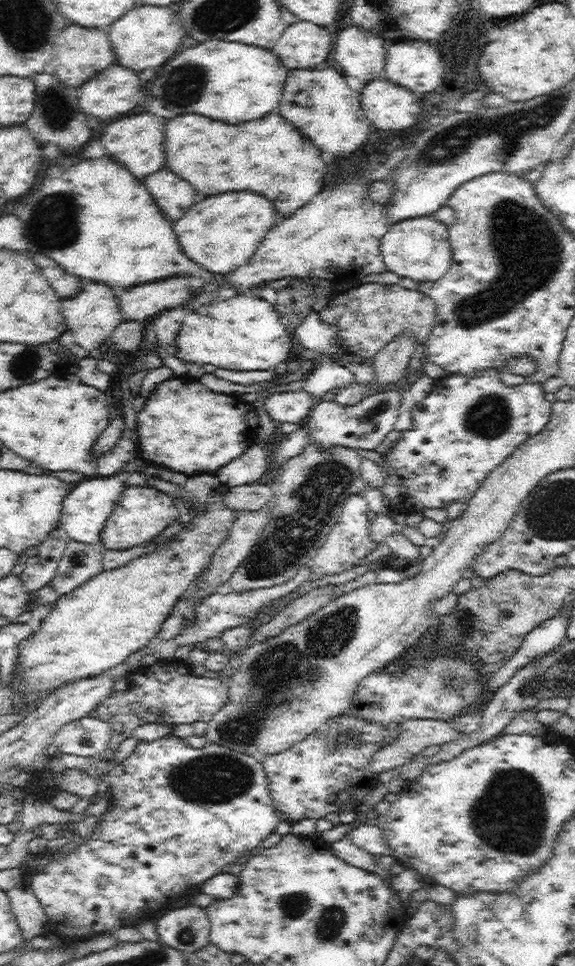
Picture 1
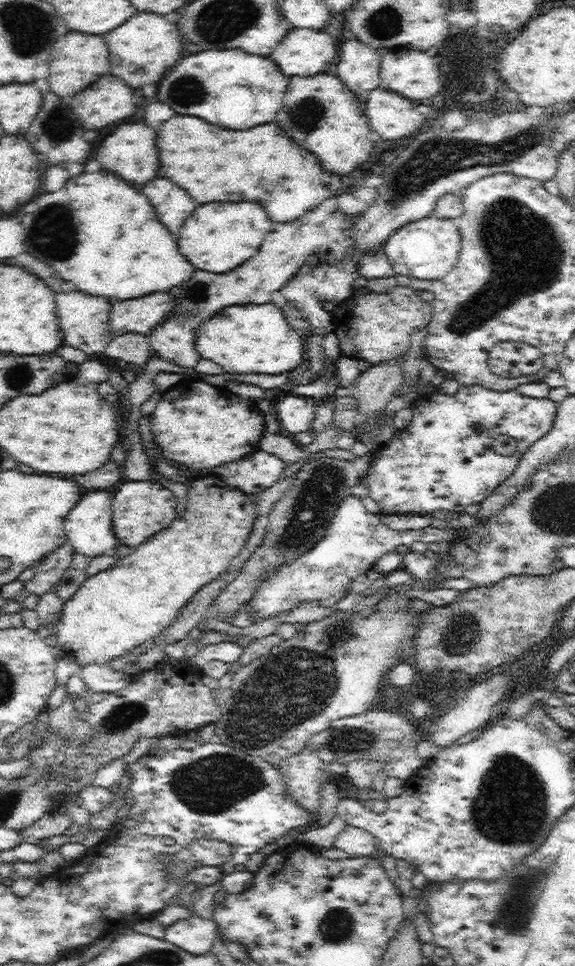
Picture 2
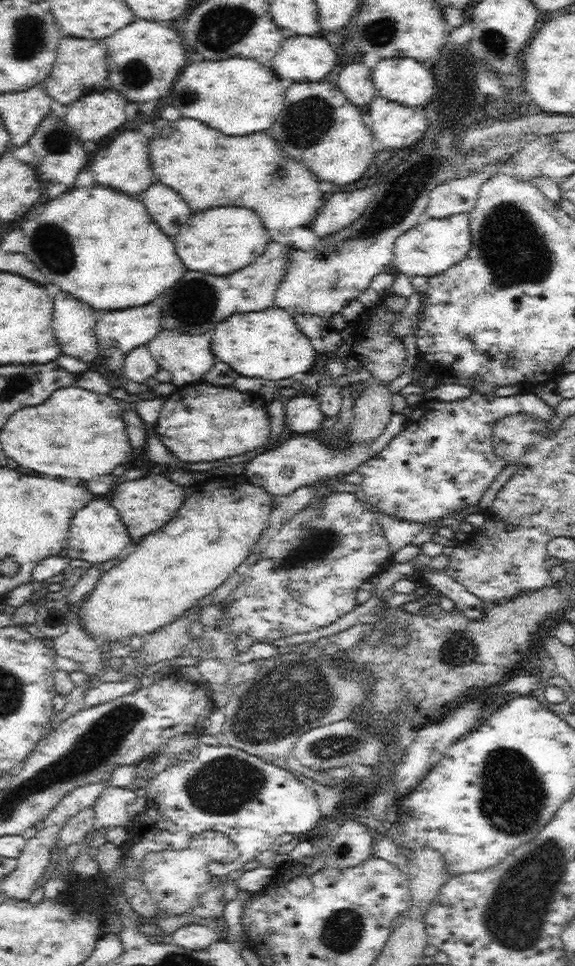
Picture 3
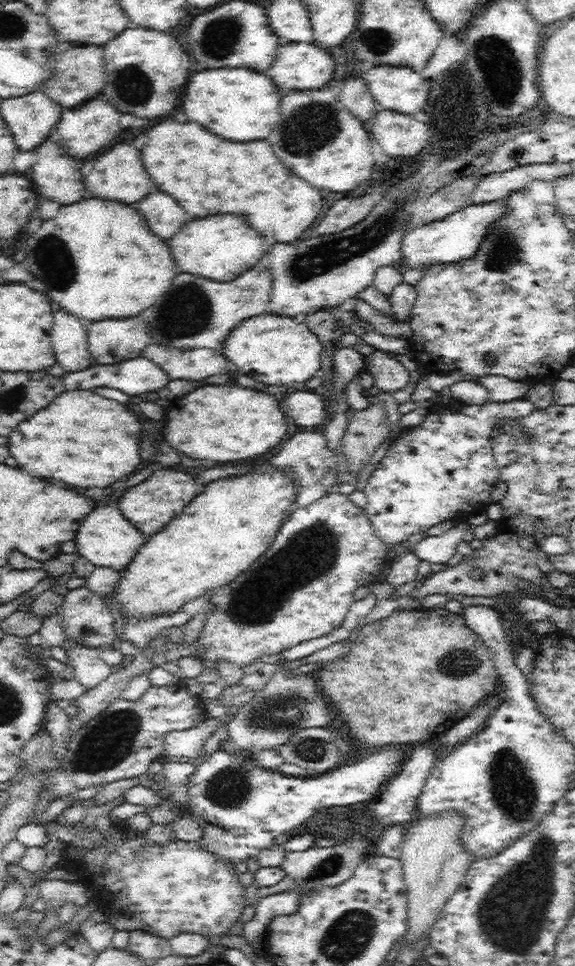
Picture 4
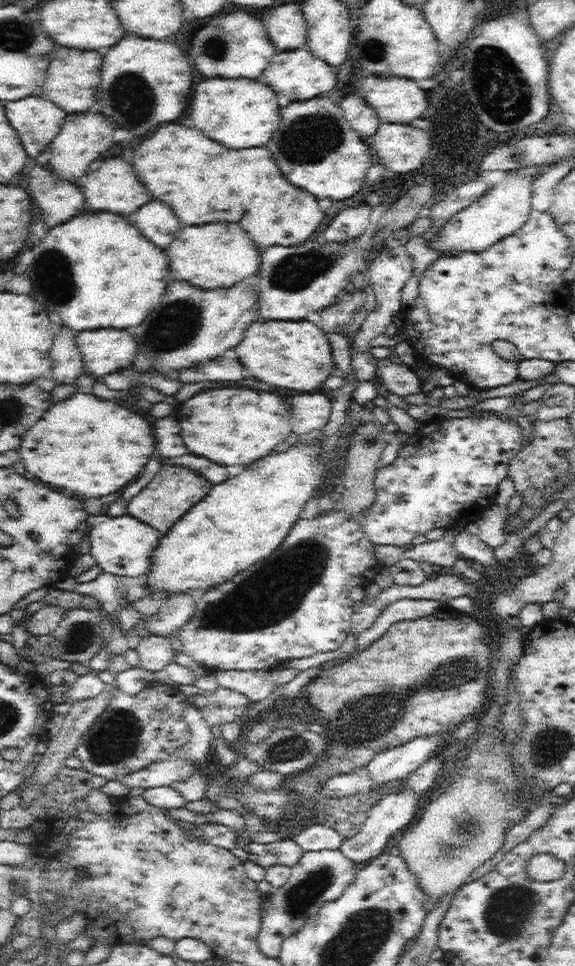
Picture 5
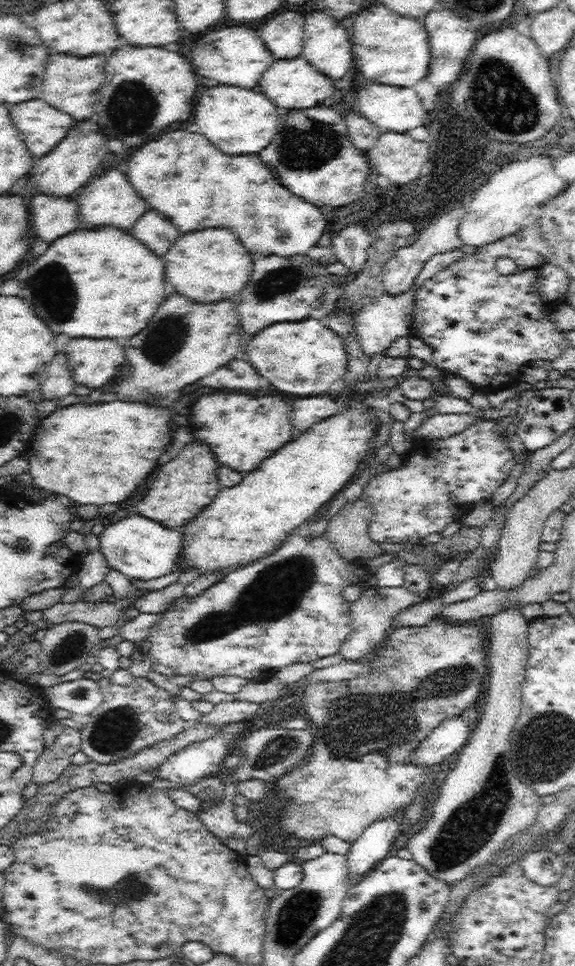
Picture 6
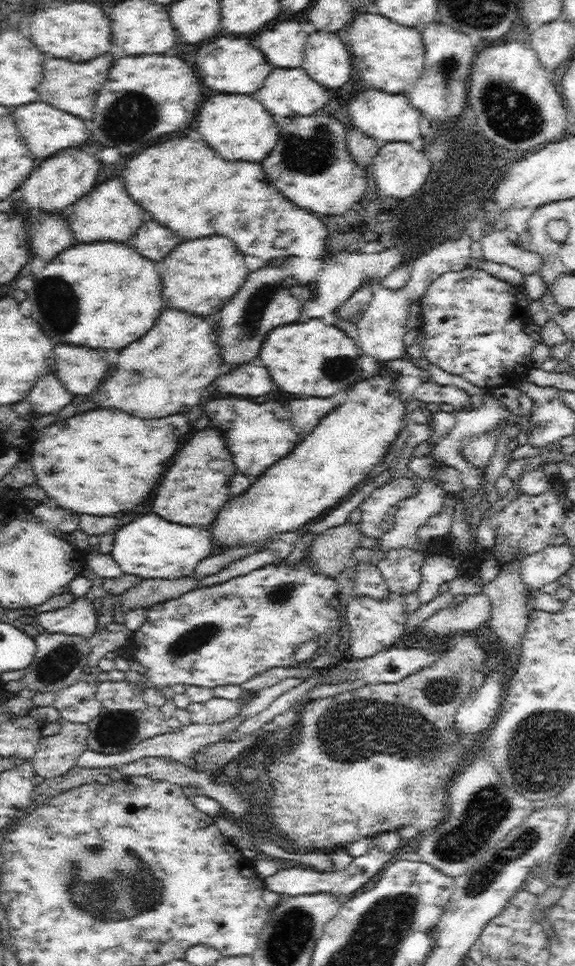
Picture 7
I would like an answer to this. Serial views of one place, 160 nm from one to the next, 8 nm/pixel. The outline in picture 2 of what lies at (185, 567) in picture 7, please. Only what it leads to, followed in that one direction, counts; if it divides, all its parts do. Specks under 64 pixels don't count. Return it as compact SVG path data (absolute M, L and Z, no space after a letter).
M90 488L82 489L76 505L64 518L63 530L67 541L72 544L73 551L81 552L86 556L98 554L114 554L120 545L112 533L112 502L115 488Z

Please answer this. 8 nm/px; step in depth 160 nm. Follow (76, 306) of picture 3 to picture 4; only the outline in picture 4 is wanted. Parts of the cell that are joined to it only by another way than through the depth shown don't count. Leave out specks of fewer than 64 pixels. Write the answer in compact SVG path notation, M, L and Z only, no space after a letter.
M54 301L52 344L57 362L67 371L82 370L95 363L89 347L89 326L92 321L68 312Z

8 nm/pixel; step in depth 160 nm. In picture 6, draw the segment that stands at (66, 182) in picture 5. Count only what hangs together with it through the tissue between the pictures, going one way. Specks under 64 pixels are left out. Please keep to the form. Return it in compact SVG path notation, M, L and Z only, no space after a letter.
M38 189L30 200L30 208L36 235L47 242L52 242L70 230L76 230L82 224L77 195L56 196Z

